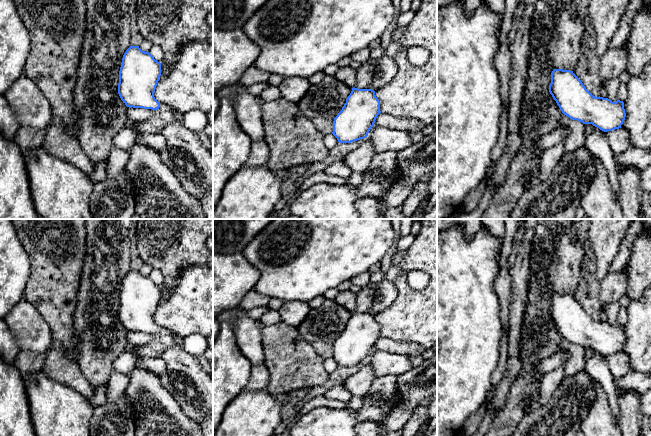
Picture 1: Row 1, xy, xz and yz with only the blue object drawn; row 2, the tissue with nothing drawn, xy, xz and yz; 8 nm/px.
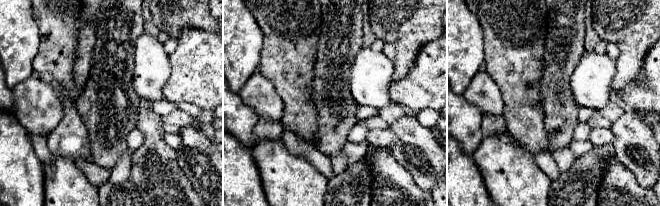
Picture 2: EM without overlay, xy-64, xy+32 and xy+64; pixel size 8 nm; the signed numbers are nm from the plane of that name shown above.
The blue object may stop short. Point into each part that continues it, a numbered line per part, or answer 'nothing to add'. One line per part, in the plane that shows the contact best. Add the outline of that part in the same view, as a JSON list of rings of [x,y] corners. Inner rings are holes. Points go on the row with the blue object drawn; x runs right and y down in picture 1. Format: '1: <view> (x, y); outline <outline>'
nothing to add

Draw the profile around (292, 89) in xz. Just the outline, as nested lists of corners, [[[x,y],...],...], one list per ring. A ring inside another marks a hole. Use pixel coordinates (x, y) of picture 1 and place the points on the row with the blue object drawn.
[[[285,77],[277,86],[282,98],[298,103],[305,96],[311,84],[303,77]]]

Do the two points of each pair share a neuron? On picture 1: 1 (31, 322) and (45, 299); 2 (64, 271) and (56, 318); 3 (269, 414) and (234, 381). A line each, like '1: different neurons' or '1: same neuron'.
1: different neurons
2: same neuron
3: different neurons

